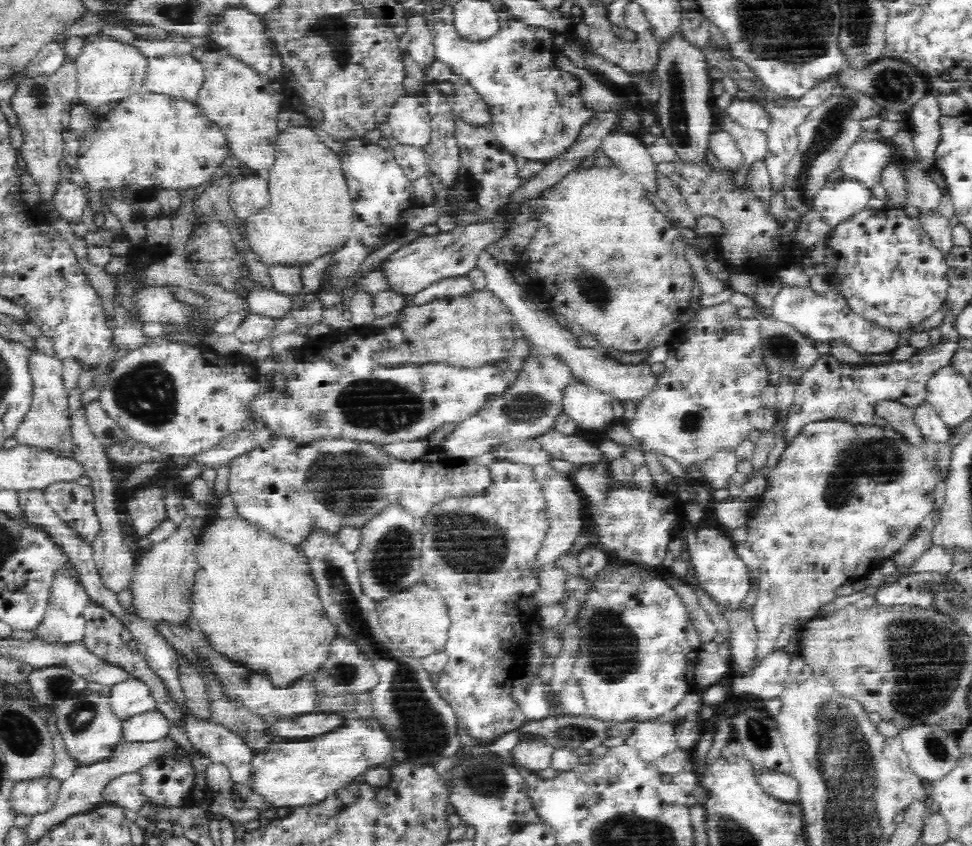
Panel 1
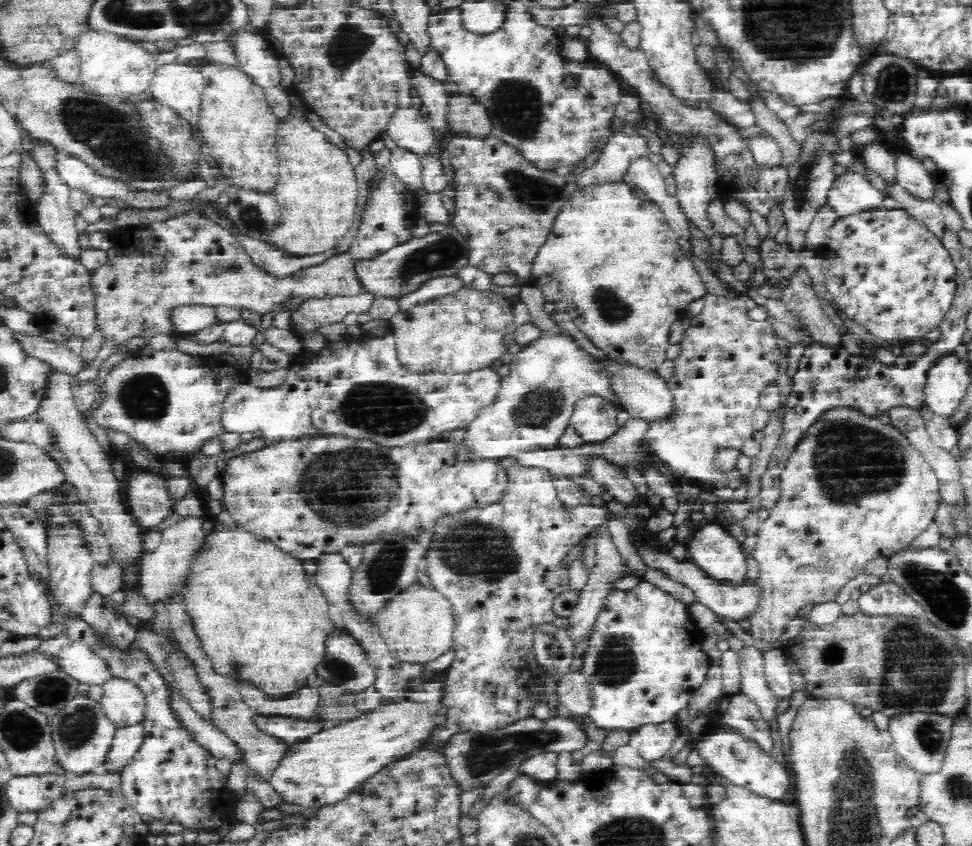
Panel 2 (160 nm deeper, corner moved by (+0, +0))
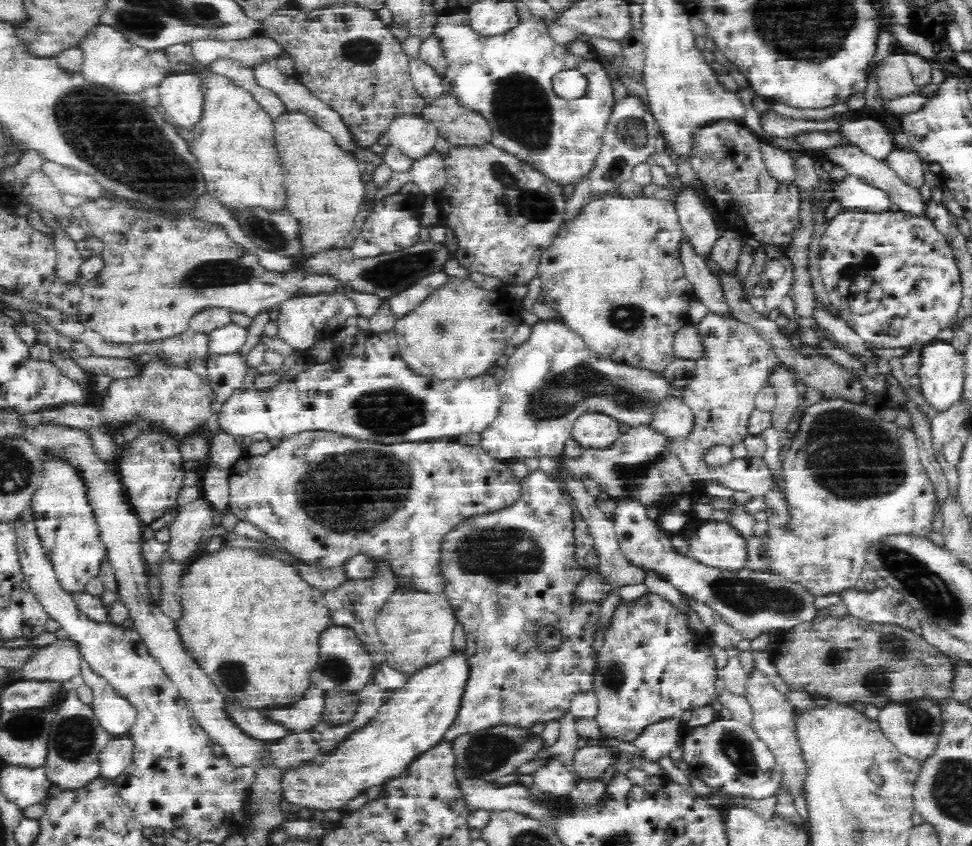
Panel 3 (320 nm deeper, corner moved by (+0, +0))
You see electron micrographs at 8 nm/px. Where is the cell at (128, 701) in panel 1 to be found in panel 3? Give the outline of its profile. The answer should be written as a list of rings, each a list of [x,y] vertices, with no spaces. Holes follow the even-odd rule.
[[[82,658],[79,662],[81,666],[81,675],[86,685],[92,688],[93,700],[90,702],[94,715],[100,721],[100,725],[108,731],[112,736],[129,734],[133,724],[136,720],[136,709],[130,703],[130,700],[126,699],[122,693],[119,693],[108,684],[108,681],[104,677],[98,676],[89,666],[88,663]]]

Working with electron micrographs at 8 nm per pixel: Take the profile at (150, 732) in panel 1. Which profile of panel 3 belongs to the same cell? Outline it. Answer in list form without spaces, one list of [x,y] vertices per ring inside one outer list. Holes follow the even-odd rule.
[[[130,733],[114,736],[99,754],[100,777],[114,780],[132,762],[134,745]]]

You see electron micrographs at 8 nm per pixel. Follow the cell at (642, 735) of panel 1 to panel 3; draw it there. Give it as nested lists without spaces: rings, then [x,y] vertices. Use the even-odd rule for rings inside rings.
[[[679,717],[661,720],[649,724],[632,743],[642,752],[642,756],[651,761],[658,761],[669,756],[674,746],[680,746],[685,733]]]

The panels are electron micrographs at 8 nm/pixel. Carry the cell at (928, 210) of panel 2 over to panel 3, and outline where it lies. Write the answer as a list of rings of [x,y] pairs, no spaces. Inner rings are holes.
[[[850,144],[850,146],[836,146],[836,148],[826,149],[824,152],[820,153],[820,155],[822,158],[831,161],[832,164],[844,168],[848,175],[860,177],[861,179],[868,181],[868,184],[883,190],[888,195],[890,202],[898,206],[898,211],[921,217],[928,216],[926,201],[920,197],[920,193],[918,193],[915,188],[904,184],[896,172],[892,169],[890,170],[890,167],[888,168],[888,165],[885,162],[868,156],[857,146],[852,144]]]

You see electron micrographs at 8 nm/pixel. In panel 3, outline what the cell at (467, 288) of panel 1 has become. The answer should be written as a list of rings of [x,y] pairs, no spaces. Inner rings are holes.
[[[445,271],[436,272],[431,276],[426,276],[423,280],[418,280],[416,284],[411,285],[404,292],[400,292],[386,301],[388,301],[396,318],[406,316],[417,306],[420,306],[430,293],[438,290],[440,286],[444,286],[448,282],[448,278],[450,276]]]

